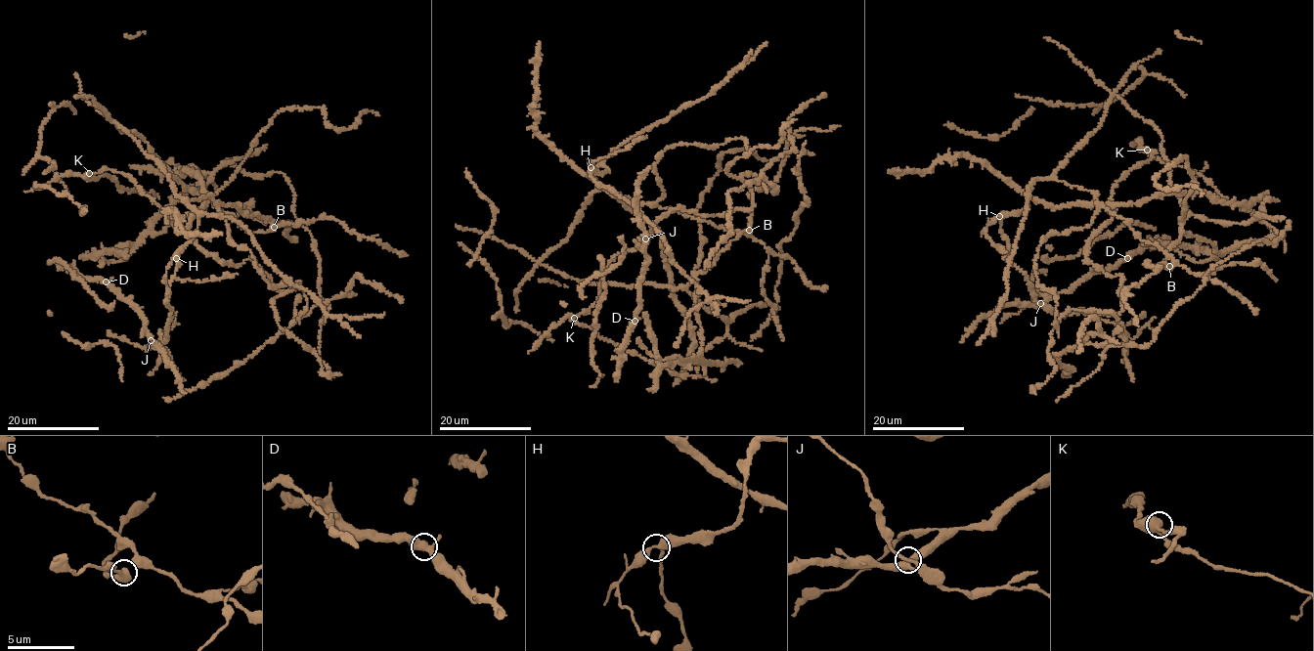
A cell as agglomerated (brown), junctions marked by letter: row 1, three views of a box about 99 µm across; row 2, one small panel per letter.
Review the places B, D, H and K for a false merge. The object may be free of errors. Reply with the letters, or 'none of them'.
none of them

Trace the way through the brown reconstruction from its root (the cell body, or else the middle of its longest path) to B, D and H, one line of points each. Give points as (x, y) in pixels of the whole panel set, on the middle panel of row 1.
B: (701, 326), (695, 307), (697, 274), (712, 266), (717, 253), (749, 230)
D: (701, 326), (697, 274), (746, 230), (601, 189), (600, 165), (591, 178), (659, 233), (643, 251), (635, 321)
H: (701, 326), (697, 274), (746, 230), (728, 232), (601, 189), (595, 169), (607, 166), (598, 173), (591, 167)

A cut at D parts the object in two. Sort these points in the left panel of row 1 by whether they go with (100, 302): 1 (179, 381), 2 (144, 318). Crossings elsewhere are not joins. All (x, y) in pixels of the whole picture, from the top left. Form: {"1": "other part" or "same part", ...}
{"1": "other part", "2": "other part"}

